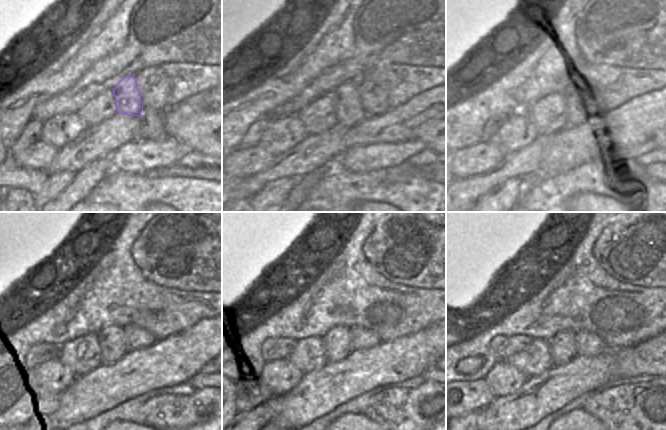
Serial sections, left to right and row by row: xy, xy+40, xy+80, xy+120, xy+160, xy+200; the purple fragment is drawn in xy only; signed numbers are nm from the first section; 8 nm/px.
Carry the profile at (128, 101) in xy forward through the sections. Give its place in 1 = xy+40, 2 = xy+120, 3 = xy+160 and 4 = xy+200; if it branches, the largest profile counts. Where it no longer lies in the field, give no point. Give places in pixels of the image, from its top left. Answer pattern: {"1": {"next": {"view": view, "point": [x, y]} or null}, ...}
{"1": {"next": {"view": "xy+40", "point": [350, 112]}}, "2": {"next": {"view": "xy+120", "point": [113, 344]}}, "3": {"next": {"view": "xy+160", "point": [337, 341]}}, "4": {"next": {"view": "xy+200", "point": [562, 346]}}}

